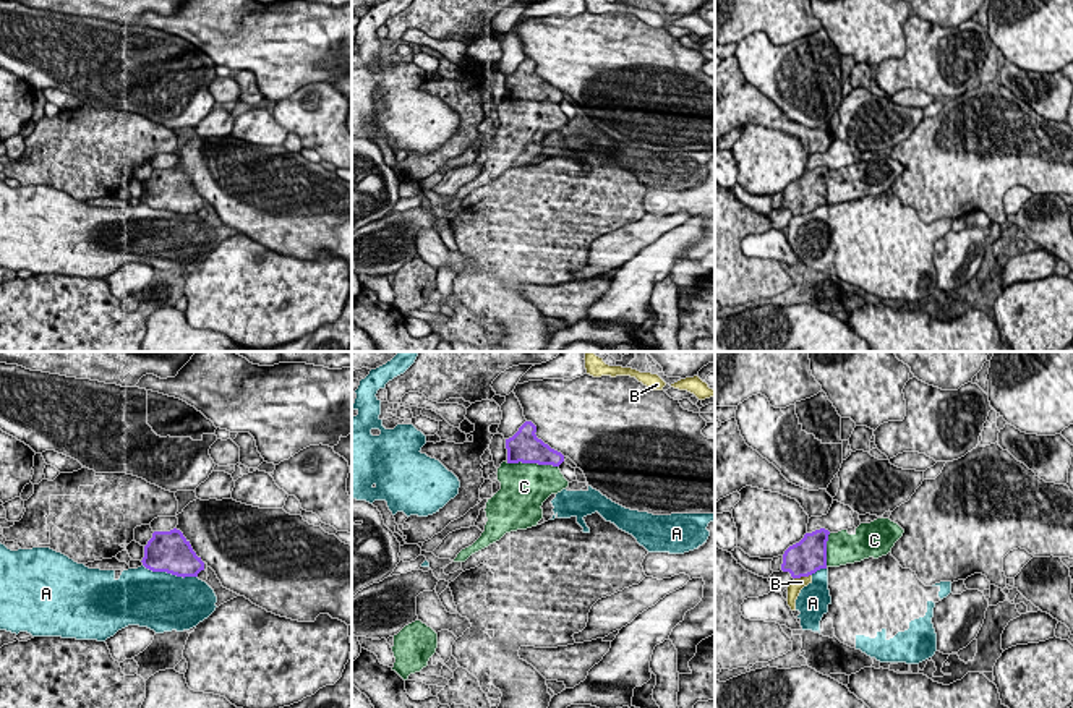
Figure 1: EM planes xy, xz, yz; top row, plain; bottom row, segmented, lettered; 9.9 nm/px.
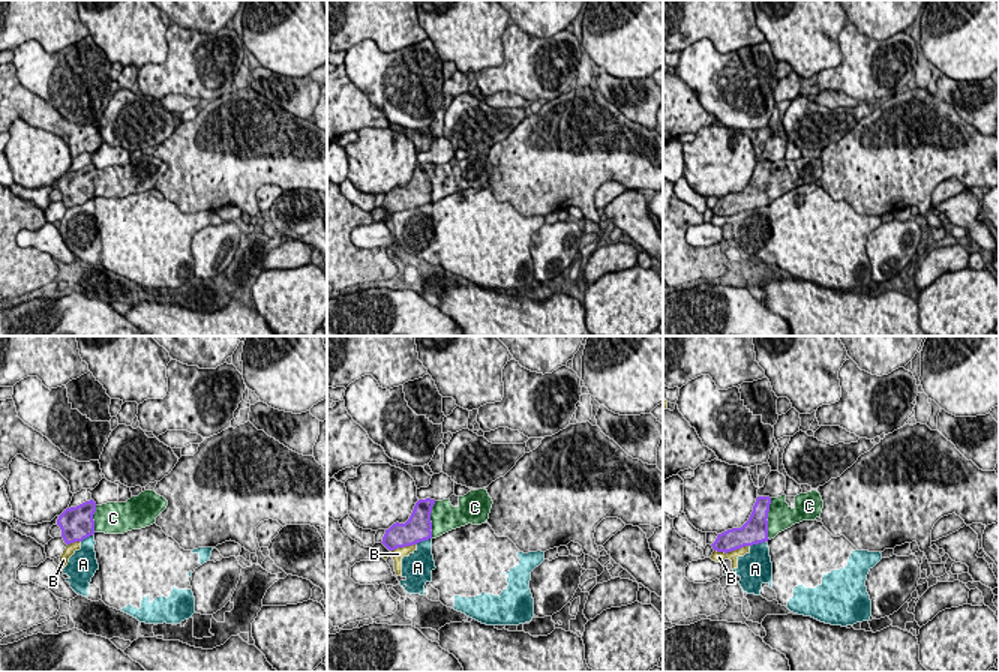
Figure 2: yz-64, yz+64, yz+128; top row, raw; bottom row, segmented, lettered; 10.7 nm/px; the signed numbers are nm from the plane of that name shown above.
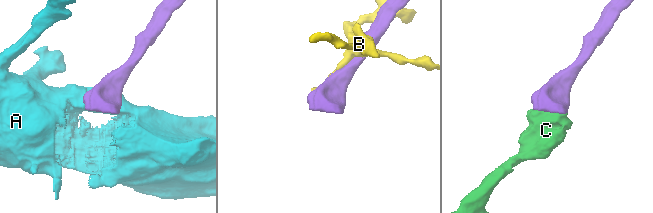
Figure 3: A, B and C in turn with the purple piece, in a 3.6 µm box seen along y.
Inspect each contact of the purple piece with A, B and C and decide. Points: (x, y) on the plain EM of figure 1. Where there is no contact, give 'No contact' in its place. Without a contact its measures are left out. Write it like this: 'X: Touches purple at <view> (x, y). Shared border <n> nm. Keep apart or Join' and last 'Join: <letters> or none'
A: Touches purple at xy (170, 209). Shared border 550 nm. Keep apart
B: Touches purple at yz (803, 213). Shared border 180 nm. Keep apart
C: Touches purple at xz (532, 99). Shared border 550 nm. Join
Join: C

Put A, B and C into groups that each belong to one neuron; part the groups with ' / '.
A B / C

